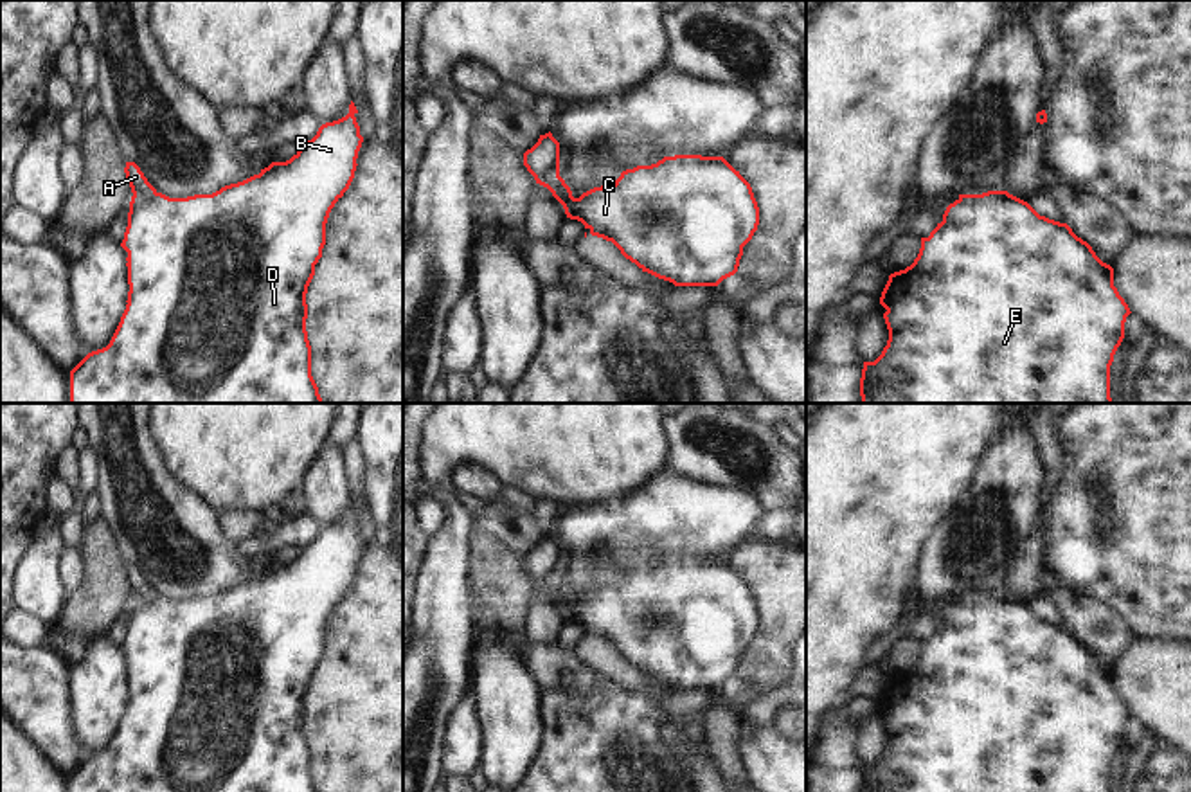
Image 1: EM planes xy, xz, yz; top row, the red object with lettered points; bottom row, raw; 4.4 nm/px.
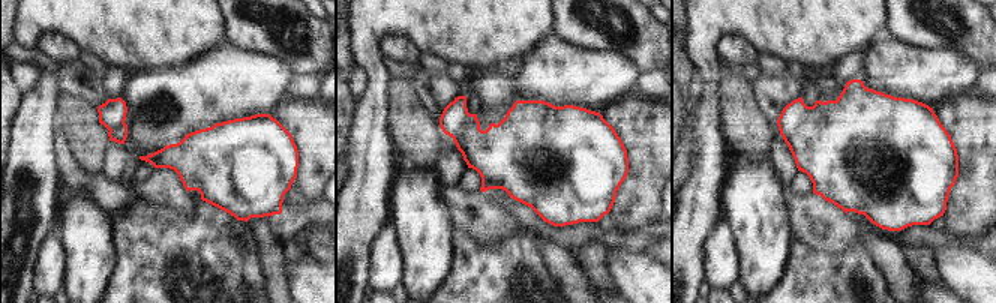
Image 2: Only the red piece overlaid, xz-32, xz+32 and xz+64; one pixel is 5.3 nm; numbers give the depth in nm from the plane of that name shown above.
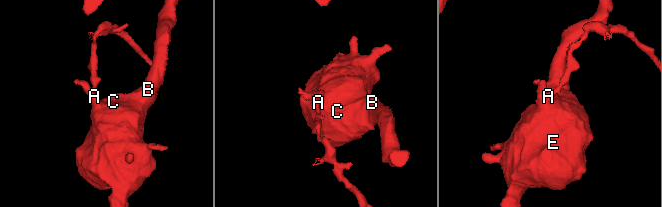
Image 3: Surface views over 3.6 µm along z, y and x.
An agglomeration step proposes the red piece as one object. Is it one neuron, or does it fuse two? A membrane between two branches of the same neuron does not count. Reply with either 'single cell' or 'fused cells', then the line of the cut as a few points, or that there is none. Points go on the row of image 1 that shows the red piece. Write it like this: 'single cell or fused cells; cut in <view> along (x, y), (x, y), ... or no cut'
fused cells; cut in xy along (134, 193), (141, 197), (157, 195)

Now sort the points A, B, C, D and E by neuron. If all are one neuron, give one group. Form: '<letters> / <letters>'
A / B C D E

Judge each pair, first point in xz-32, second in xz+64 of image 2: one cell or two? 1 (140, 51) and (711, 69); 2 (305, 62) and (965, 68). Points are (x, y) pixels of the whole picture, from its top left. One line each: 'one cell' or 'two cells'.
1: one cell
2: two cells

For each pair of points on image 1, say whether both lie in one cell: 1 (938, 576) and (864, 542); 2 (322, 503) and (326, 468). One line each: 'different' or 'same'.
1: different
2: same

